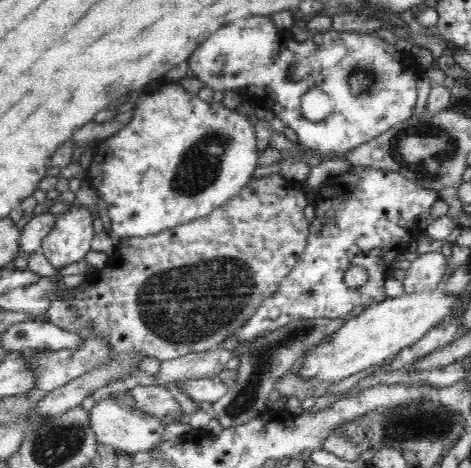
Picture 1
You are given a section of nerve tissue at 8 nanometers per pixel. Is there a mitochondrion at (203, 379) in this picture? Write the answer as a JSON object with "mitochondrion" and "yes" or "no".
{"mitochondrion":"no"}

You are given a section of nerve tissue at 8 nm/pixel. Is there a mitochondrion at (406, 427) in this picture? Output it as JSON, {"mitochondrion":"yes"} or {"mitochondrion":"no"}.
{"mitochondrion":"yes"}

